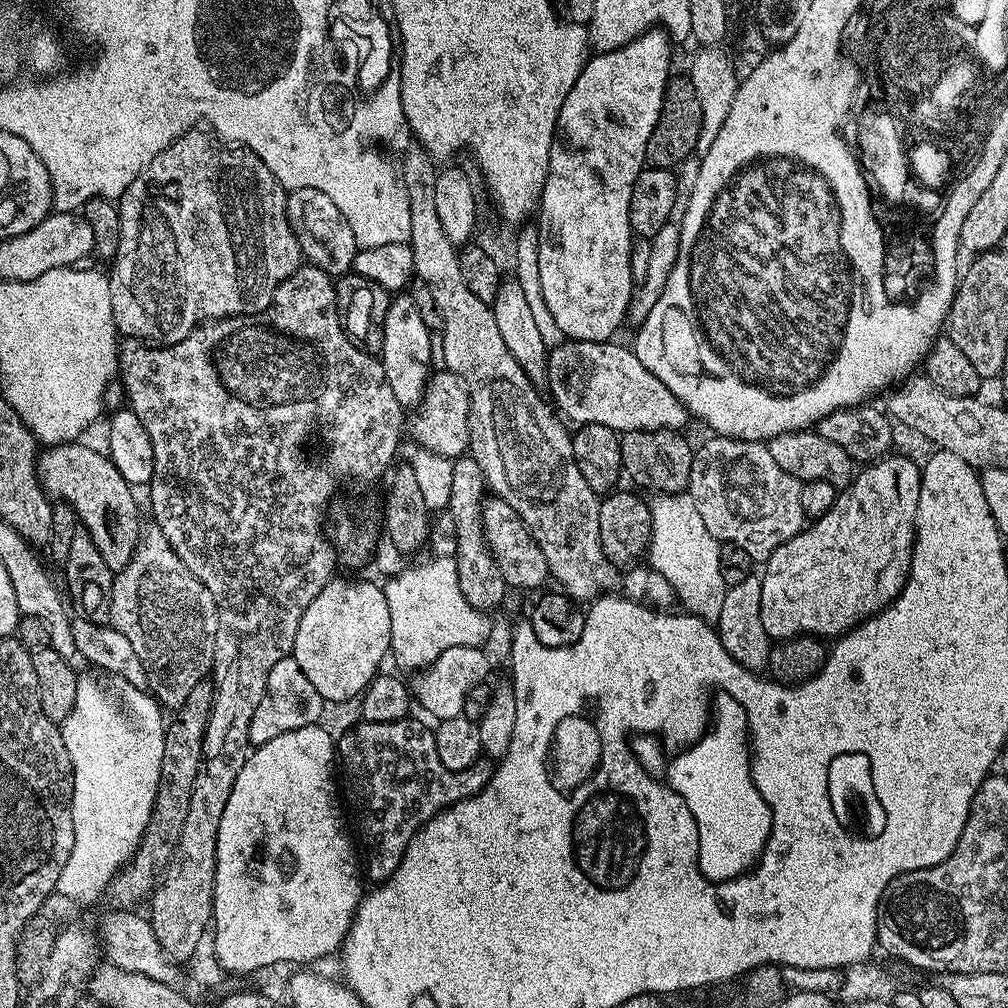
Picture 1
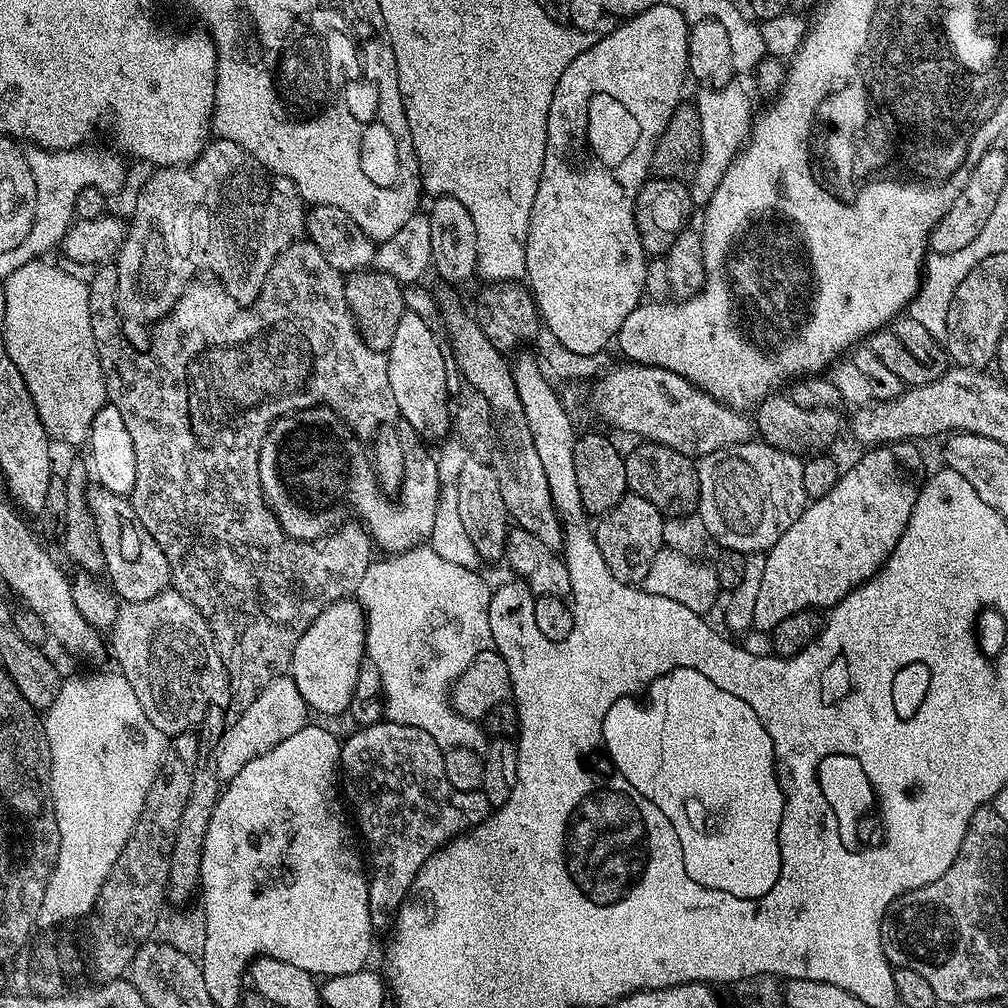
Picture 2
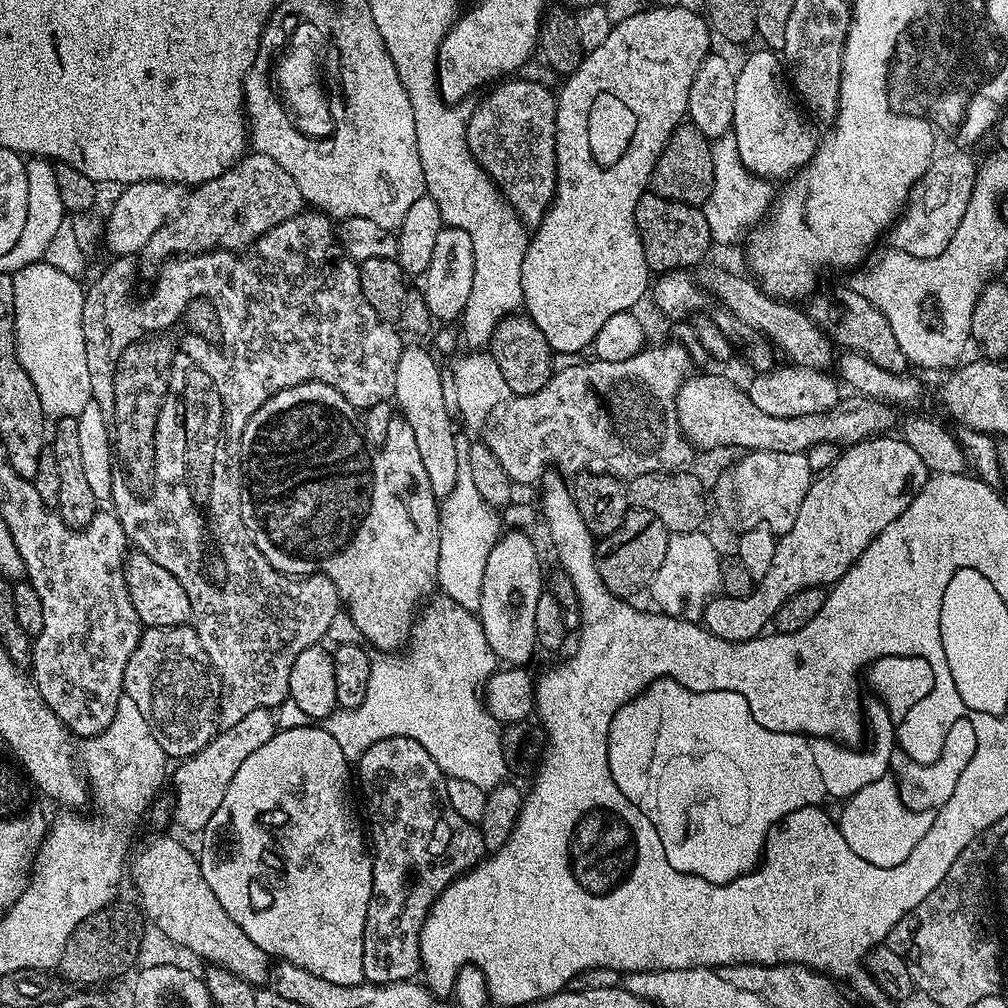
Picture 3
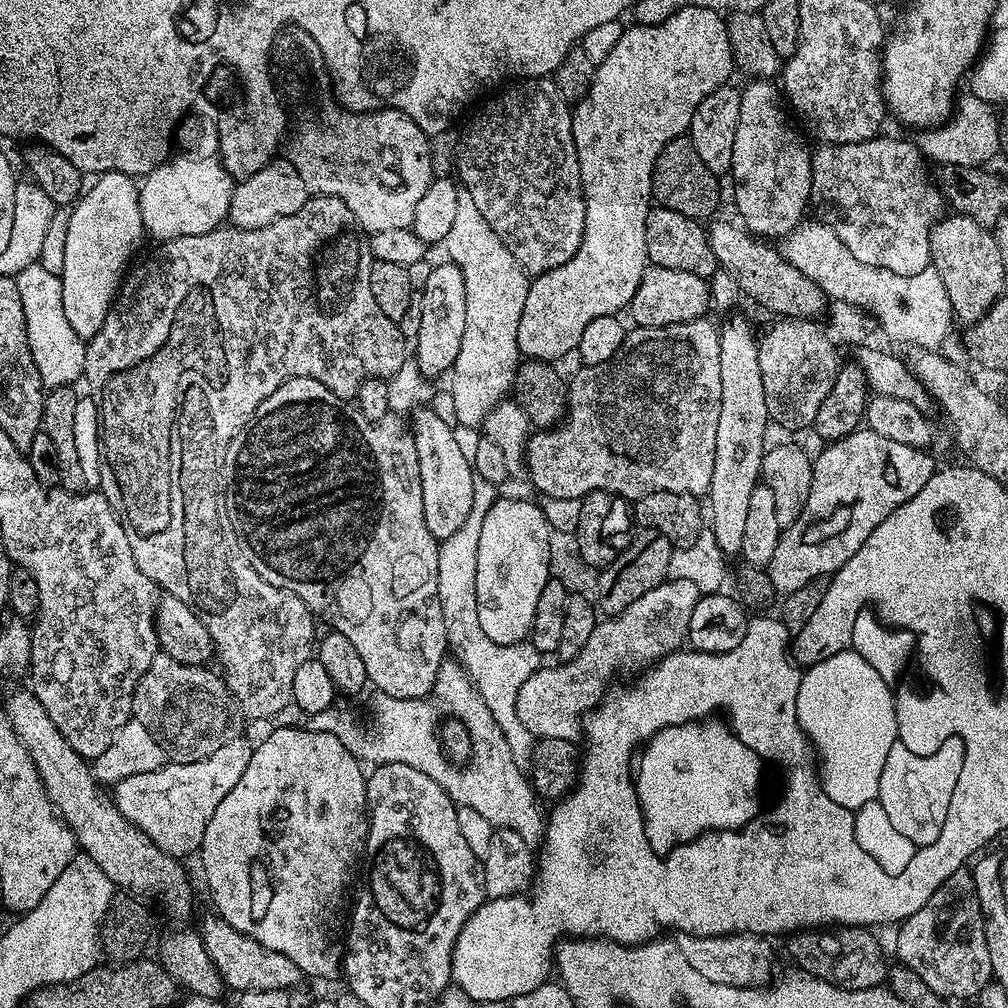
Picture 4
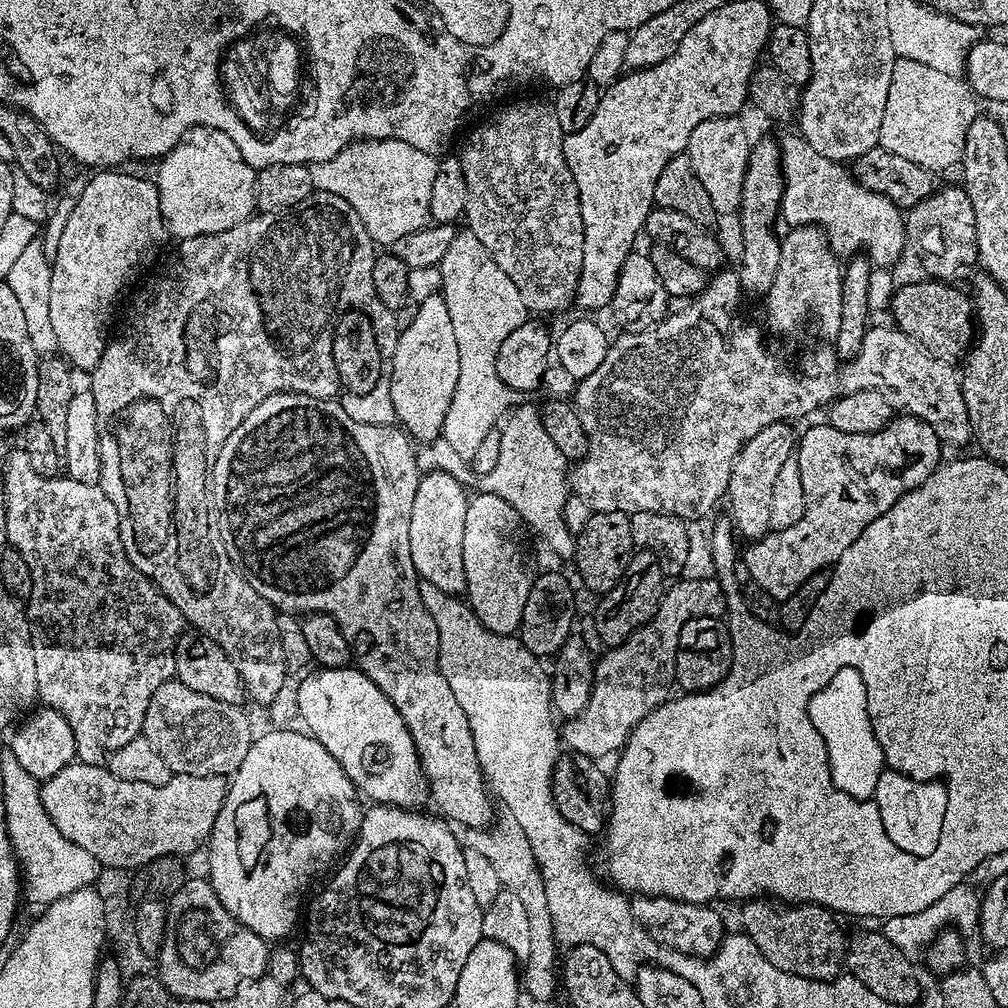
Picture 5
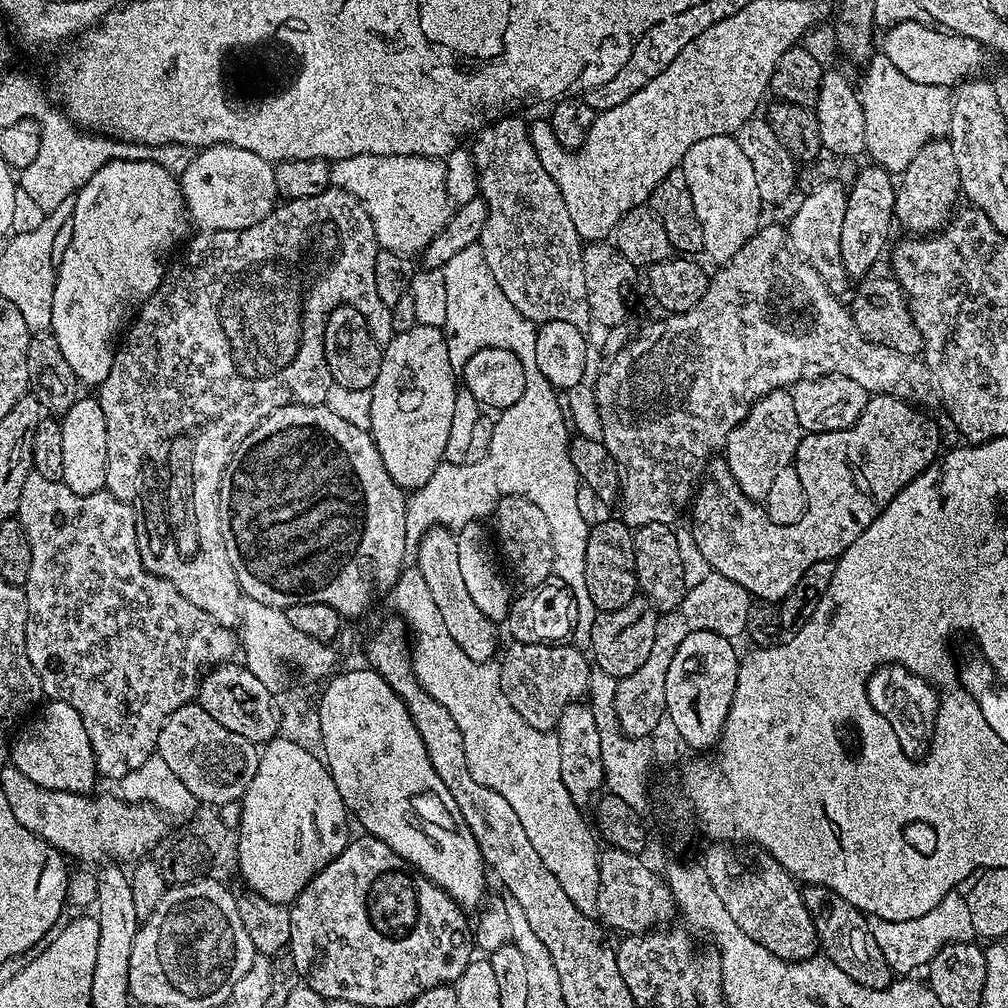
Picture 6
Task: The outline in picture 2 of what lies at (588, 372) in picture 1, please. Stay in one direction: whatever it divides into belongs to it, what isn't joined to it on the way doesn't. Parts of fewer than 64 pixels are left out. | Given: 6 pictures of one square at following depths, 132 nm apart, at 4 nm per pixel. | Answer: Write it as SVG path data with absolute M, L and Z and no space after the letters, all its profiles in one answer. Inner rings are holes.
M620 362L592 386L592 408L606 423L624 432L633 432L641 441L665 444L693 458L726 446L744 444L754 436L753 421L749 417L747 420L743 411L715 400L689 380L665 368Z

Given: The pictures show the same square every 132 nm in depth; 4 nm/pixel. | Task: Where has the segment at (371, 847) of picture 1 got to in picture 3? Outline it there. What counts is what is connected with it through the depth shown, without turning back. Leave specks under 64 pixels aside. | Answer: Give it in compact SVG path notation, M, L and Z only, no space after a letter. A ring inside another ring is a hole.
M386 738L382 742L374 742L374 746L360 756L358 767L360 788L364 791L368 820L372 823L370 840L374 845L371 853L372 897L364 927L364 978L369 984L397 984L403 980L411 981L415 977L412 975L421 971L420 931L432 911L432 904L452 881L485 859L486 849L479 827L466 822L466 818L450 806L446 798L444 771L422 746L418 746L418 742L410 738Z

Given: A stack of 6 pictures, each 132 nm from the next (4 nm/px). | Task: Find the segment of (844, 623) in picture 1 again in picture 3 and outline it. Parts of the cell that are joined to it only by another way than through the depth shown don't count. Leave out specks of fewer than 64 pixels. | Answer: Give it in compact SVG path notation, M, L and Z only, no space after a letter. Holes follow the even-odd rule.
M876 434L866 440L858 440L847 445L841 451L838 462L830 466L830 470L819 473L806 490L806 498L802 498L802 506L798 506L798 518L794 518L794 526L777 539L774 550L774 562L770 562L770 570L766 570L766 578L762 578L753 587L752 593L739 600L733 596L717 595L711 601L712 624L711 631L731 644L742 644L745 640L755 640L765 631L764 628L776 619L778 606L790 598L790 594L798 594L803 588L819 588L831 586L842 579L846 570L912 504L914 499L924 488L929 478L930 469L924 465L922 458L918 458L907 442L899 435Z

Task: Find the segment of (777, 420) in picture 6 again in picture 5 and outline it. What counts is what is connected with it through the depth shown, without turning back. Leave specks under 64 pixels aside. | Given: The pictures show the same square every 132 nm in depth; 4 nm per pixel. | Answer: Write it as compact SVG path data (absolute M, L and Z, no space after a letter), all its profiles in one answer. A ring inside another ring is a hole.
M787 423L771 424L754 438L750 438L744 443L744 449L736 456L732 464L732 473L728 479L728 489L726 491L726 503L732 507L730 519L735 531L741 537L745 536L745 541L760 540L767 536L770 531L770 502L772 501L772 487L778 476L778 470L782 462L788 460L794 452L794 436Z

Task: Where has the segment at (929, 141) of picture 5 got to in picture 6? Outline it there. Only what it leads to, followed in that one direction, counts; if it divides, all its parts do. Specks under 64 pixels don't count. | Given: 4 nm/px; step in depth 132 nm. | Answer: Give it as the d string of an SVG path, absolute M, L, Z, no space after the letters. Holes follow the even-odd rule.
M882 54L873 55L870 60L871 64L873 70L876 71L876 88L868 88L862 92L864 152L872 155L888 171L885 173L899 174L906 170L906 166L910 166L910 162L914 162L914 154L927 140L935 140L947 133L952 109L950 92L947 87L938 84L910 82L910 78L906 78L906 74L899 72Z

